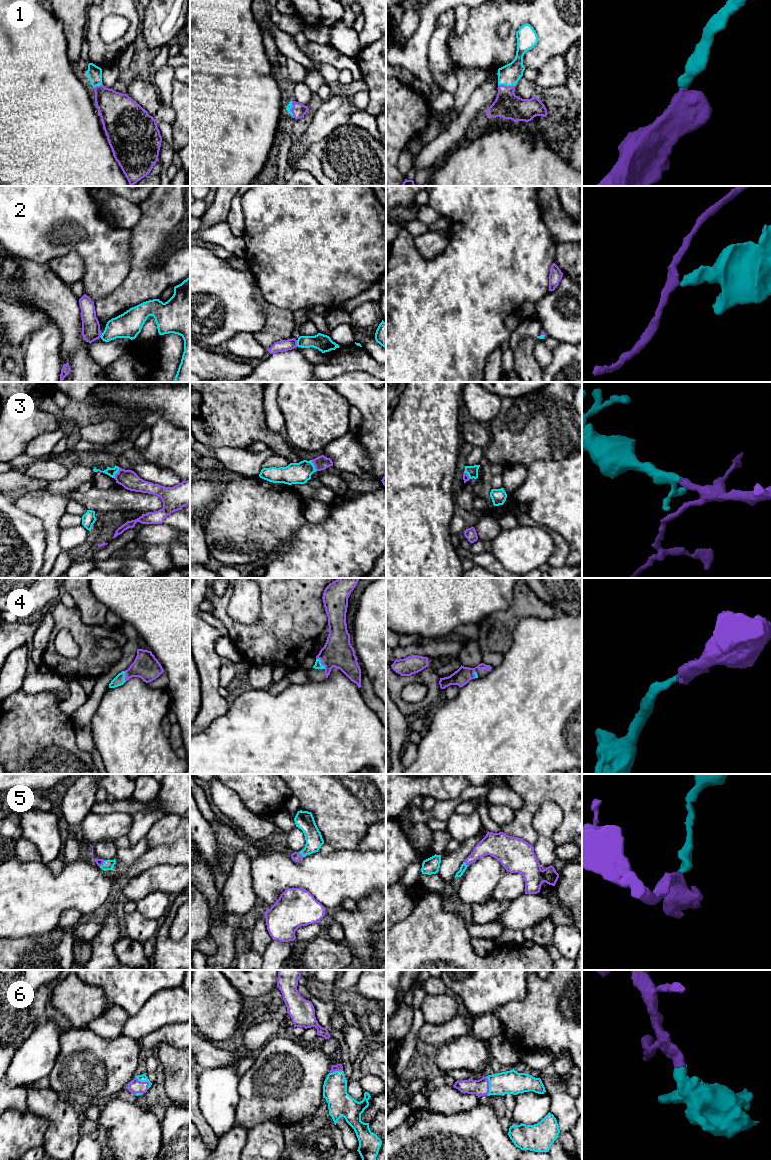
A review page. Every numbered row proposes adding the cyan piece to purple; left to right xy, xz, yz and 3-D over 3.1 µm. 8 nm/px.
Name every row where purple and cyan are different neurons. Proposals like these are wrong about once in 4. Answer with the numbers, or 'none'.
2

